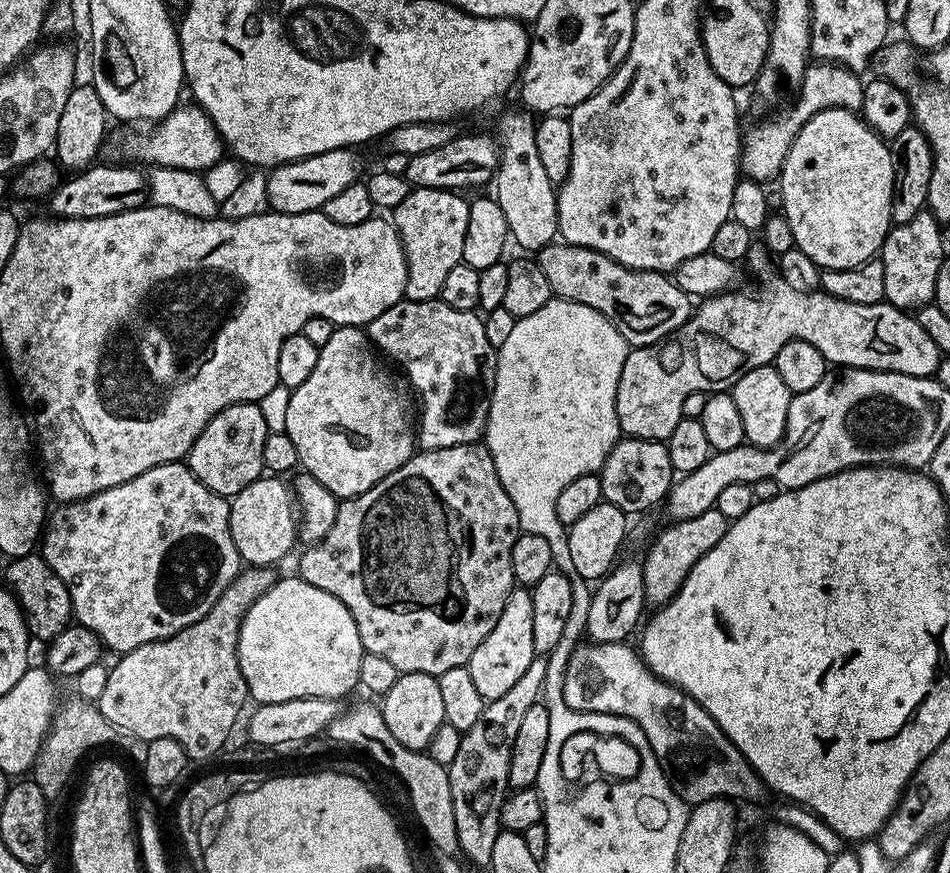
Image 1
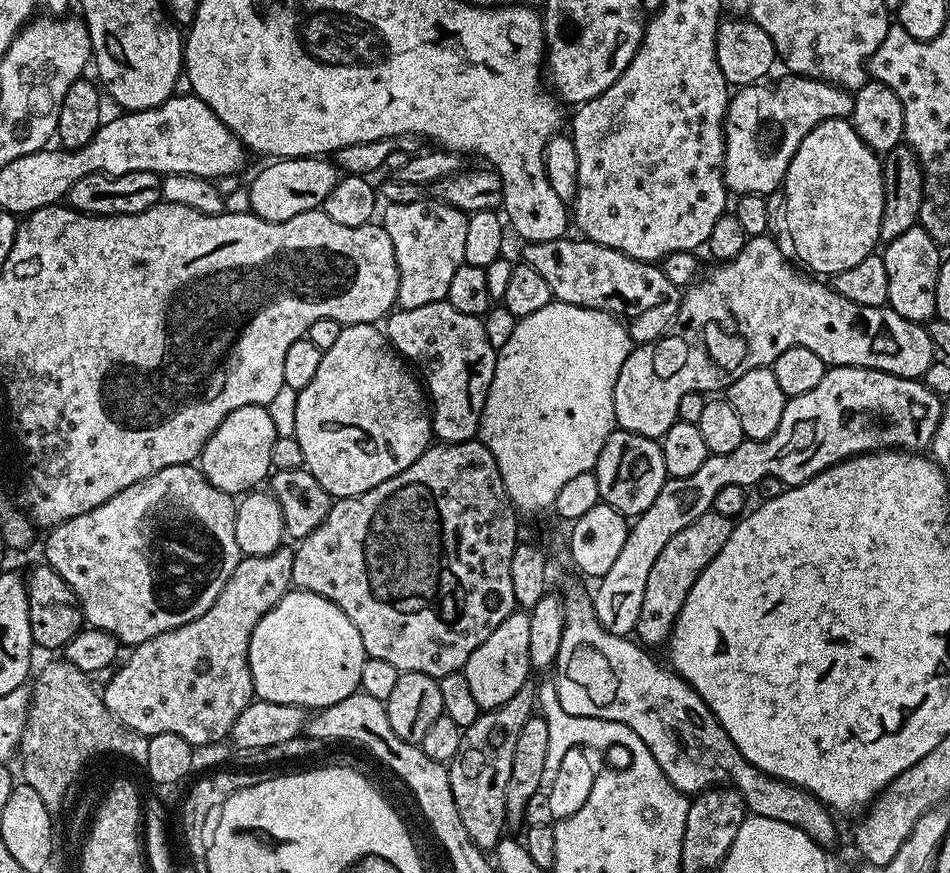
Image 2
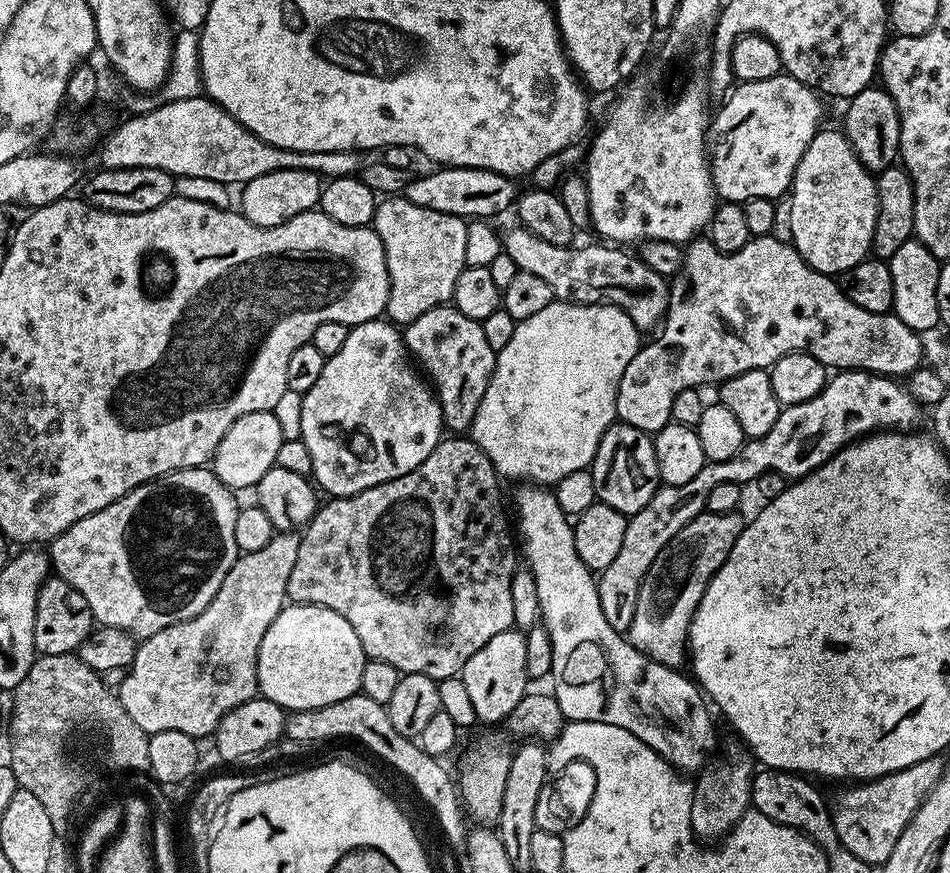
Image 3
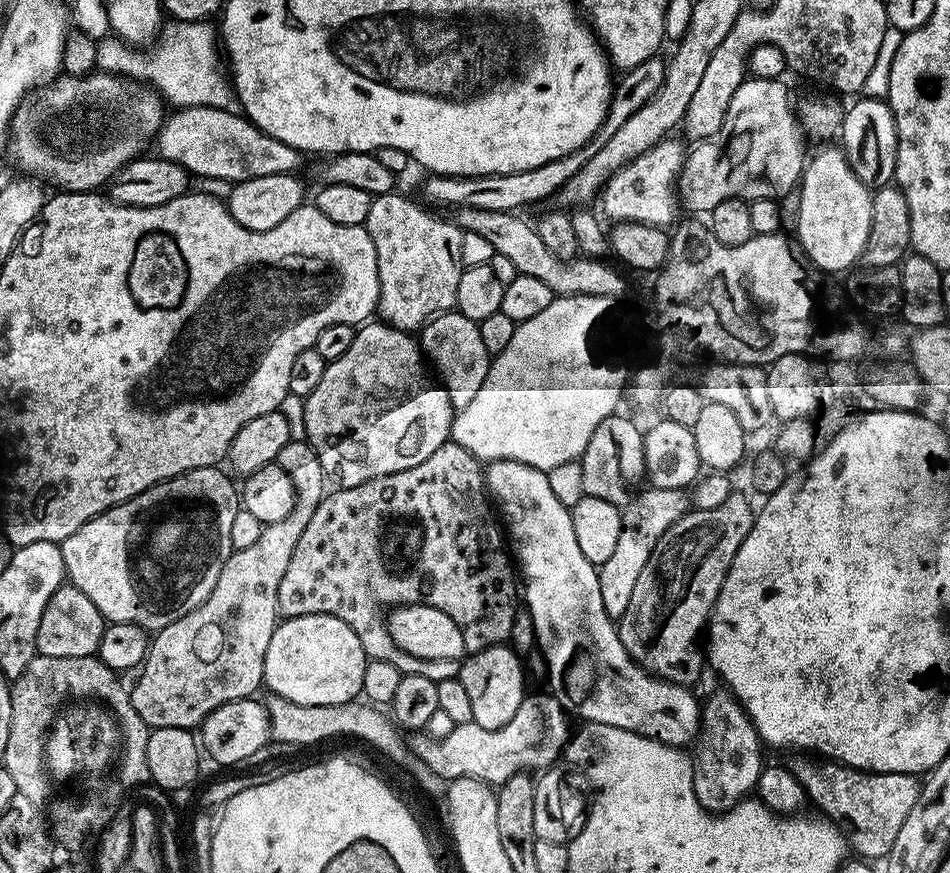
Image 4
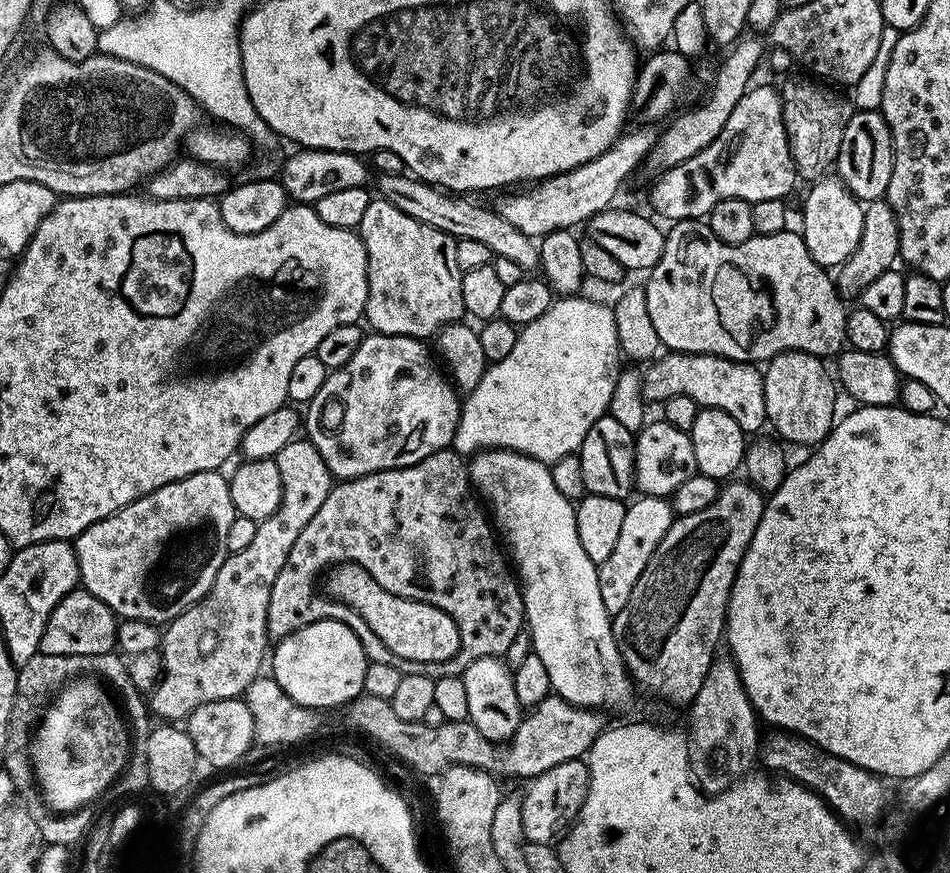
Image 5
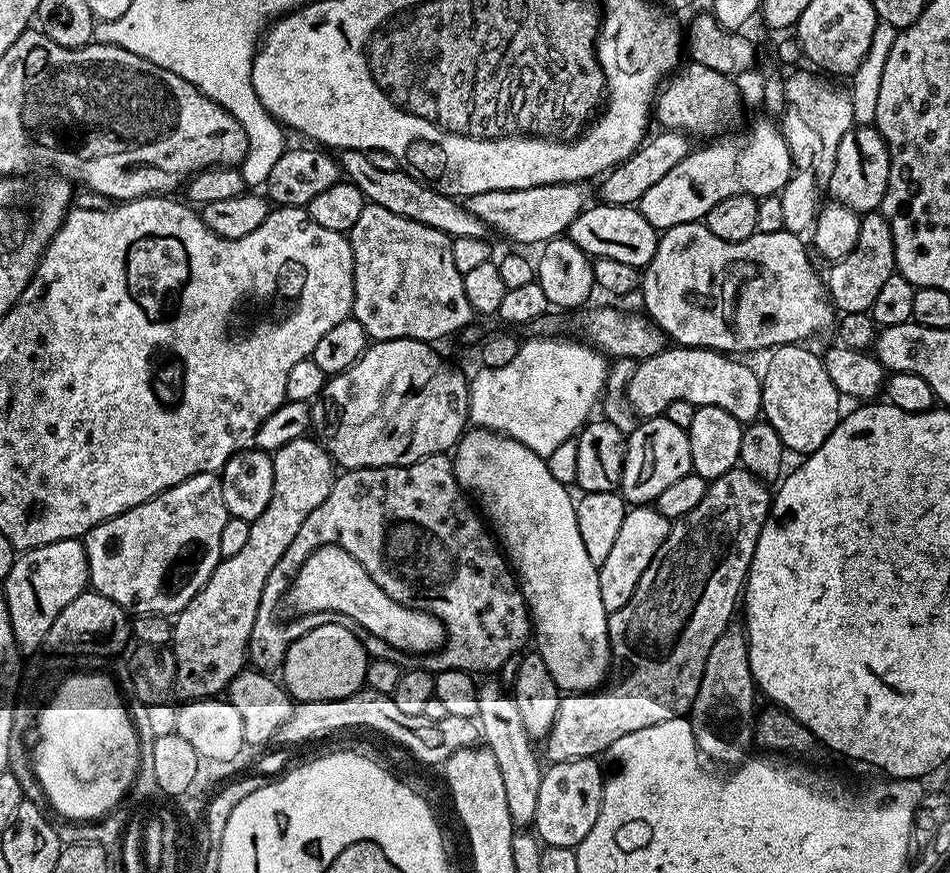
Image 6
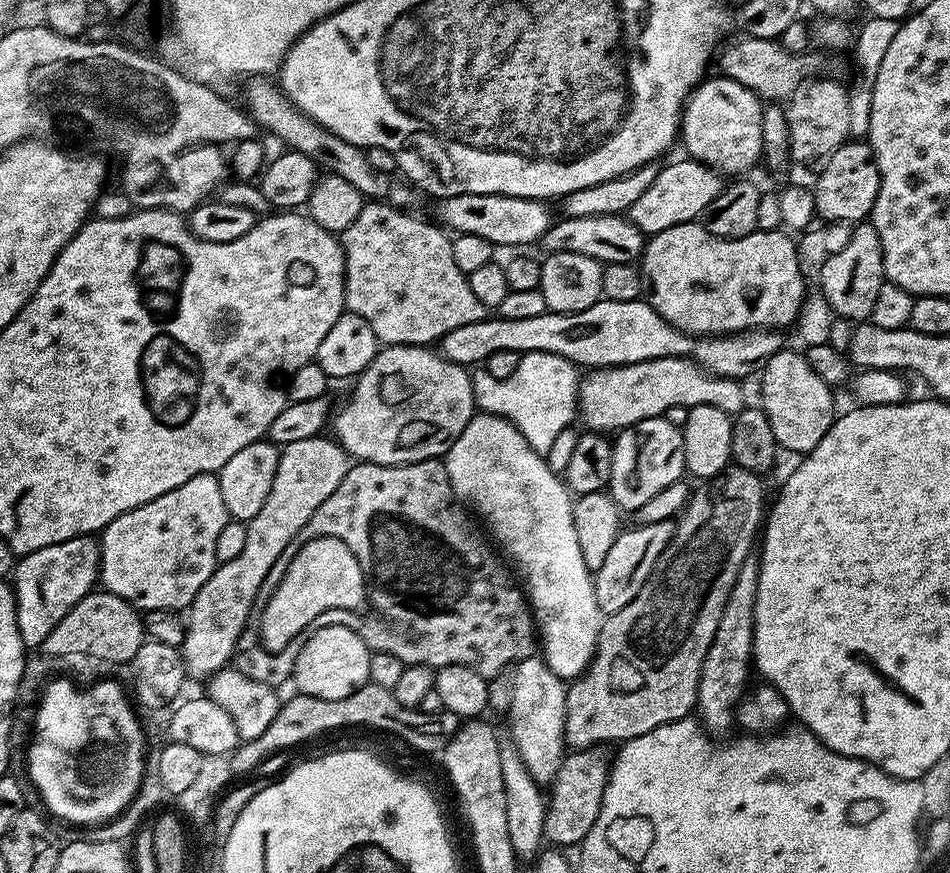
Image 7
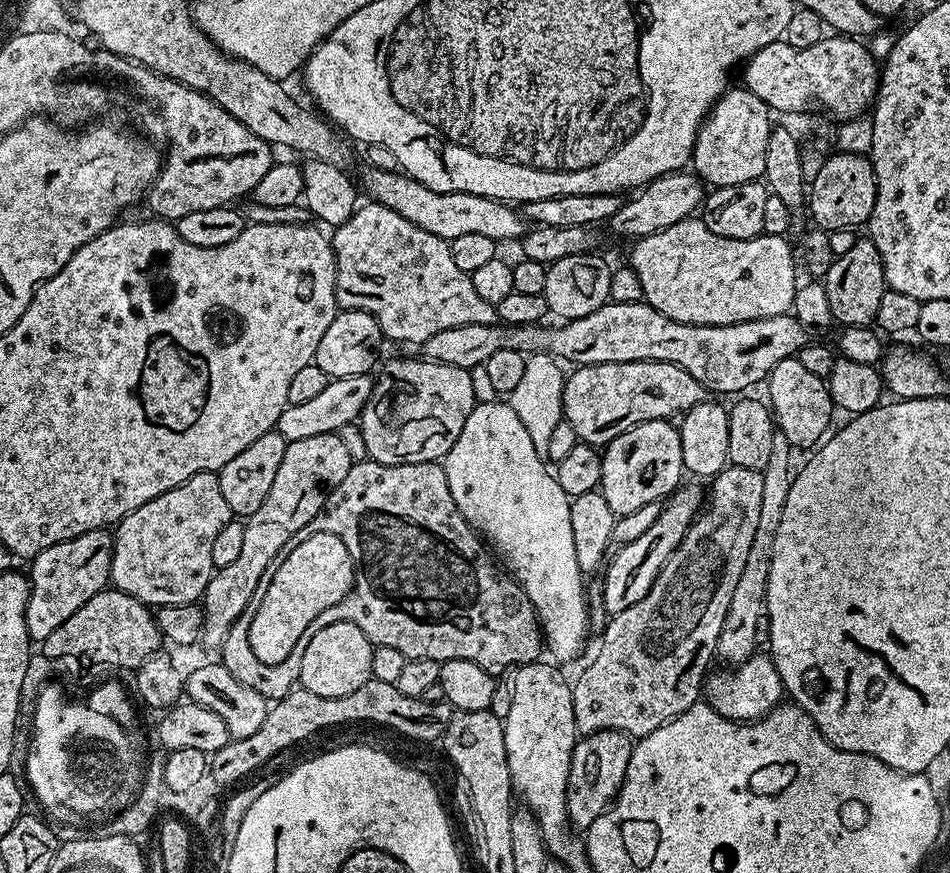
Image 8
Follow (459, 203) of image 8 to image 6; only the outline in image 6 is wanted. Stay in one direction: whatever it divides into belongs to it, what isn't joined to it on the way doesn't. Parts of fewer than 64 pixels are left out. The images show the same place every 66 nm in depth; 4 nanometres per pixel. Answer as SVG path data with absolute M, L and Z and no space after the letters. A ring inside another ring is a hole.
M583 183L547 184L522 190L490 190L467 197L466 206L493 233L513 240L513 245L536 244L543 246L548 240L563 237L570 222L589 207L588 192Z

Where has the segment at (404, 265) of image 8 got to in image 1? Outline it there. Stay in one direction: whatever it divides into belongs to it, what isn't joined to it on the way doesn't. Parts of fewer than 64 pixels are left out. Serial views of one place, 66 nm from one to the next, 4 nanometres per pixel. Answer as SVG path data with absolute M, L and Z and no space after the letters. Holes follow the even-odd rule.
M412 188L401 203L390 212L390 223L396 227L397 234L406 254L408 277L406 278L405 297L409 300L434 300L439 297L446 277L454 266L464 258L462 246L466 246L466 221L470 219L469 201L463 200L461 193L447 188Z

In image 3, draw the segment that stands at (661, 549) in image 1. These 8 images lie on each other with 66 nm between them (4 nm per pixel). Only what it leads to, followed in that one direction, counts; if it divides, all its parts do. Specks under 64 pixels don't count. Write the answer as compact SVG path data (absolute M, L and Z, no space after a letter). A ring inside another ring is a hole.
M739 511L709 512L694 517L654 558L646 578L638 590L638 602L634 606L634 618L628 627L626 638L640 652L667 668L683 669L688 651L688 631L694 610L710 578L726 562L738 534L746 523Z

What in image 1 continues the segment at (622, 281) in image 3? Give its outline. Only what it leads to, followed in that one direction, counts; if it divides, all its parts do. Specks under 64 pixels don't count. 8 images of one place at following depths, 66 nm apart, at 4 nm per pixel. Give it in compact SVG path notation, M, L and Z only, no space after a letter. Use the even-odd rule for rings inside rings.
M553 242L540 249L538 262L542 266L542 274L546 274L546 282L550 282L553 297L570 302L582 302L582 306L598 310L598 314L602 314L616 327L618 334L626 338L629 346L658 344L667 340L691 318L694 311L693 297L686 295L671 275L627 268L598 250L590 250L577 244Z

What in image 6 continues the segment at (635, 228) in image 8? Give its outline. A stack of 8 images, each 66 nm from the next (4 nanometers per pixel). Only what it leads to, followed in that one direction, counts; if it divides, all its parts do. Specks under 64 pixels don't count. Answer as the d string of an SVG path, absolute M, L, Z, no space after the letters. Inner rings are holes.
M761 119L754 121L752 128L738 133L737 136L724 136L697 152L696 149L689 151L688 156L682 158L682 162L678 162L678 166L674 166L670 174L666 174L666 178L660 179L655 186L650 186L650 190L646 190L646 194L642 194L638 207L646 222L650 222L650 226L658 230L673 228L679 224L695 224L703 221L709 210L722 202L722 198L730 198L730 194L750 194L757 198L779 194L794 173L790 150L779 127L771 119Z

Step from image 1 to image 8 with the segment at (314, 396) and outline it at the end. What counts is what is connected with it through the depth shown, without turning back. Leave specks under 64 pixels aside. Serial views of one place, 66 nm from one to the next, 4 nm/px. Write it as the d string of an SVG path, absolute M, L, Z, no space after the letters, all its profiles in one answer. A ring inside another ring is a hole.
M423 358L392 360L382 368L379 369L380 377L377 375L374 380L372 399L360 411L358 421L360 440L368 451L365 452L367 459L377 460L379 464L431 464L443 461L462 434L466 418L478 403L471 371Z

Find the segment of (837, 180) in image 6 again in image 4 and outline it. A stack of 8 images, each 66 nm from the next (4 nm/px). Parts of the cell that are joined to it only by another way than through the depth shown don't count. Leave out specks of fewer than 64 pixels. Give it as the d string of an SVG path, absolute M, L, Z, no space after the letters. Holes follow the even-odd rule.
M872 96L856 99L860 100L847 105L844 126L840 129L839 139L842 141L844 157L850 162L850 170L854 170L854 174L863 184L873 189L883 188L884 185L893 183L896 175L898 134L894 114L887 99L876 100Z

